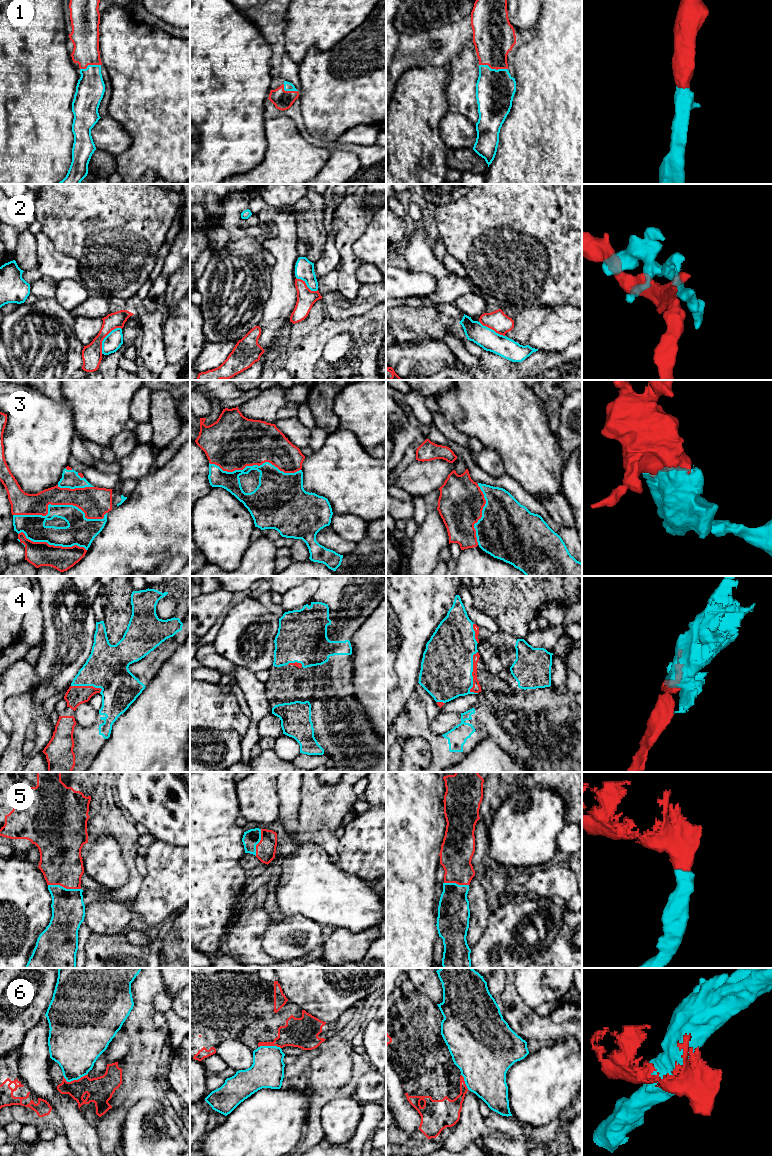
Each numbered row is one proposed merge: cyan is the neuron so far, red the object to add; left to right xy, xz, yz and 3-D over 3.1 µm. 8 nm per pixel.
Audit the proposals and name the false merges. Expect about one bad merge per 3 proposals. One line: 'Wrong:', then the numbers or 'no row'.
Wrong: 2, 6

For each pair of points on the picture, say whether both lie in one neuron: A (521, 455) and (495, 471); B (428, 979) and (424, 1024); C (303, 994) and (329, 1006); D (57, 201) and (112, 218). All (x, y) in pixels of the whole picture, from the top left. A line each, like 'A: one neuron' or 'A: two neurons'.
A: two neurons
B: two neurons
C: one neuron
D: one neuron

